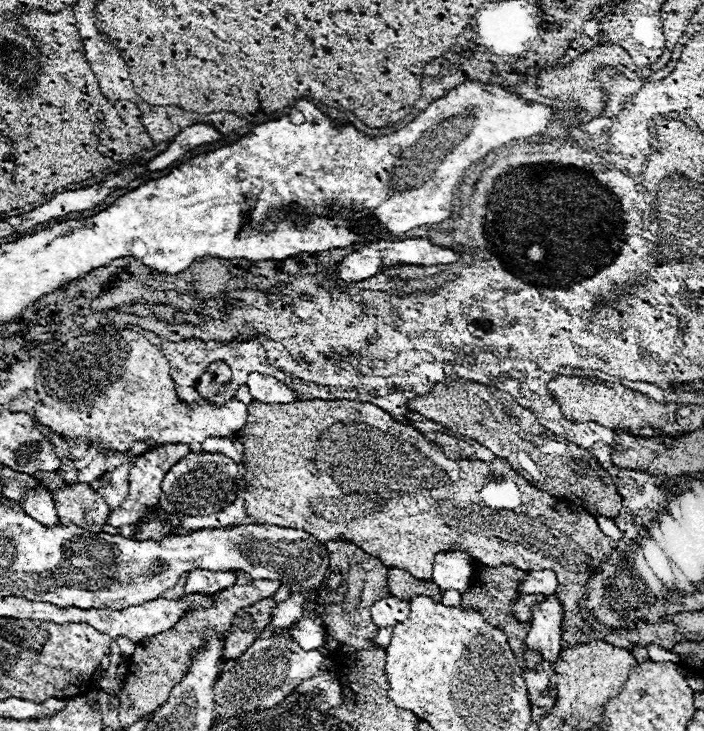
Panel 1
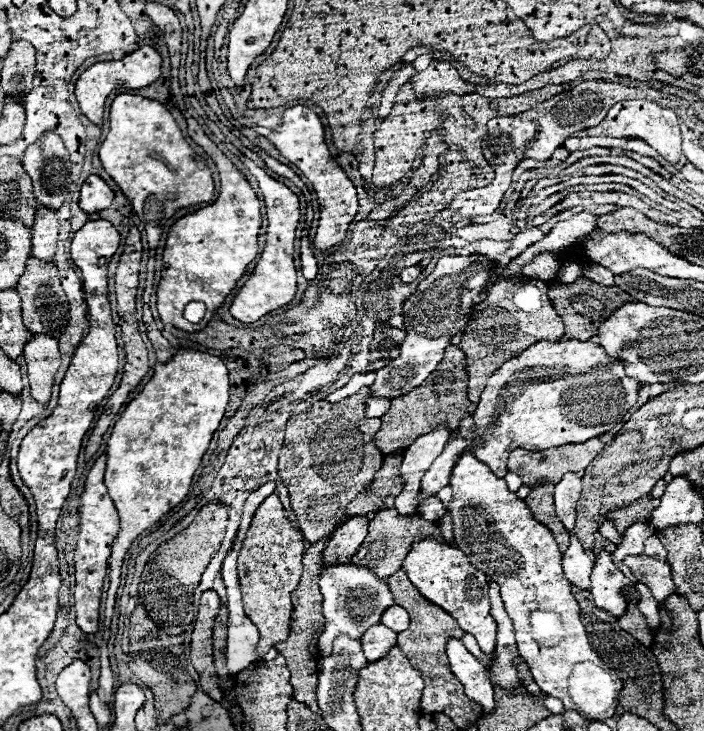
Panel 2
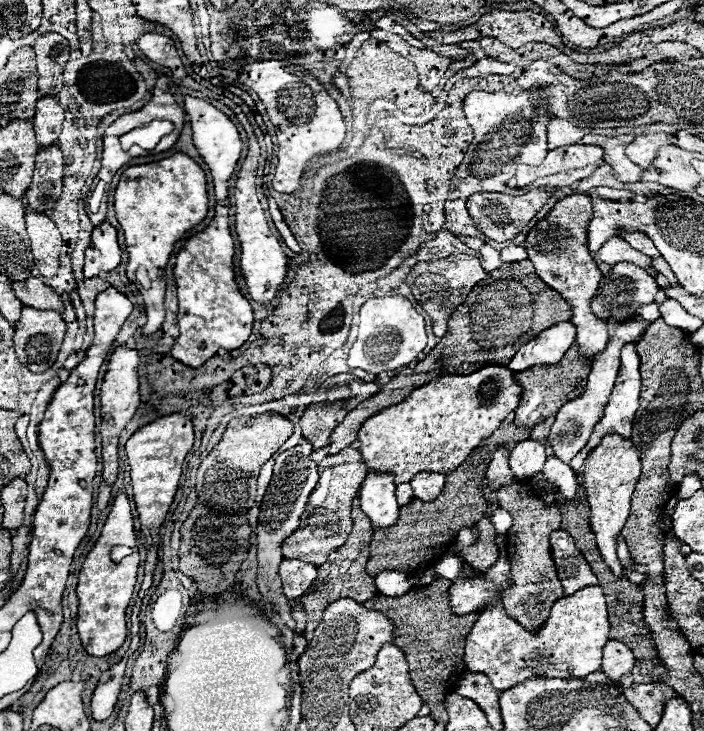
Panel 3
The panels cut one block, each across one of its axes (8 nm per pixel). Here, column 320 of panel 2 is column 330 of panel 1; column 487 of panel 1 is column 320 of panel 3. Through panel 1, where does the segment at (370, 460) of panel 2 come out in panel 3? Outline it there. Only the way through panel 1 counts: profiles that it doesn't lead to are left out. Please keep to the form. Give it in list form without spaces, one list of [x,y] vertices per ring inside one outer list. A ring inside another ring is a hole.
[[[352,446],[342,448],[338,454],[326,456],[322,462],[318,462],[318,484],[314,492],[310,494],[310,500],[306,504],[306,510],[302,512],[300,528],[286,538],[282,544],[284,556],[298,556],[298,560],[310,560],[314,566],[322,566],[332,550],[342,546],[352,530],[352,518],[350,508],[352,500],[360,490],[362,480],[366,478],[368,470],[362,466],[360,452]]]

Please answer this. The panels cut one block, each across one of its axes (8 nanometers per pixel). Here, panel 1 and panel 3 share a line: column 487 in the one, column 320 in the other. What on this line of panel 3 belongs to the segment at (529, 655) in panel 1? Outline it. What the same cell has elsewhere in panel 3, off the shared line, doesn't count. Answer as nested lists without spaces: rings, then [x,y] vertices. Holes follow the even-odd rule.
[[[358,498],[354,500],[354,506],[352,506],[352,520],[354,520],[354,528],[352,528],[348,540],[340,548],[336,548],[334,552],[330,552],[328,560],[322,566],[318,566],[318,578],[314,580],[314,584],[306,590],[306,594],[302,598],[302,606],[304,606],[304,612],[308,616],[306,630],[304,630],[306,632],[306,640],[310,640],[314,628],[322,620],[322,614],[324,614],[326,606],[332,604],[334,600],[354,598],[360,604],[364,604],[366,600],[370,600],[370,598],[374,598],[378,594],[374,578],[366,572],[366,562],[368,562],[368,552],[370,552],[370,540],[372,540],[374,528],[370,524],[368,516],[360,510],[360,500]]]

